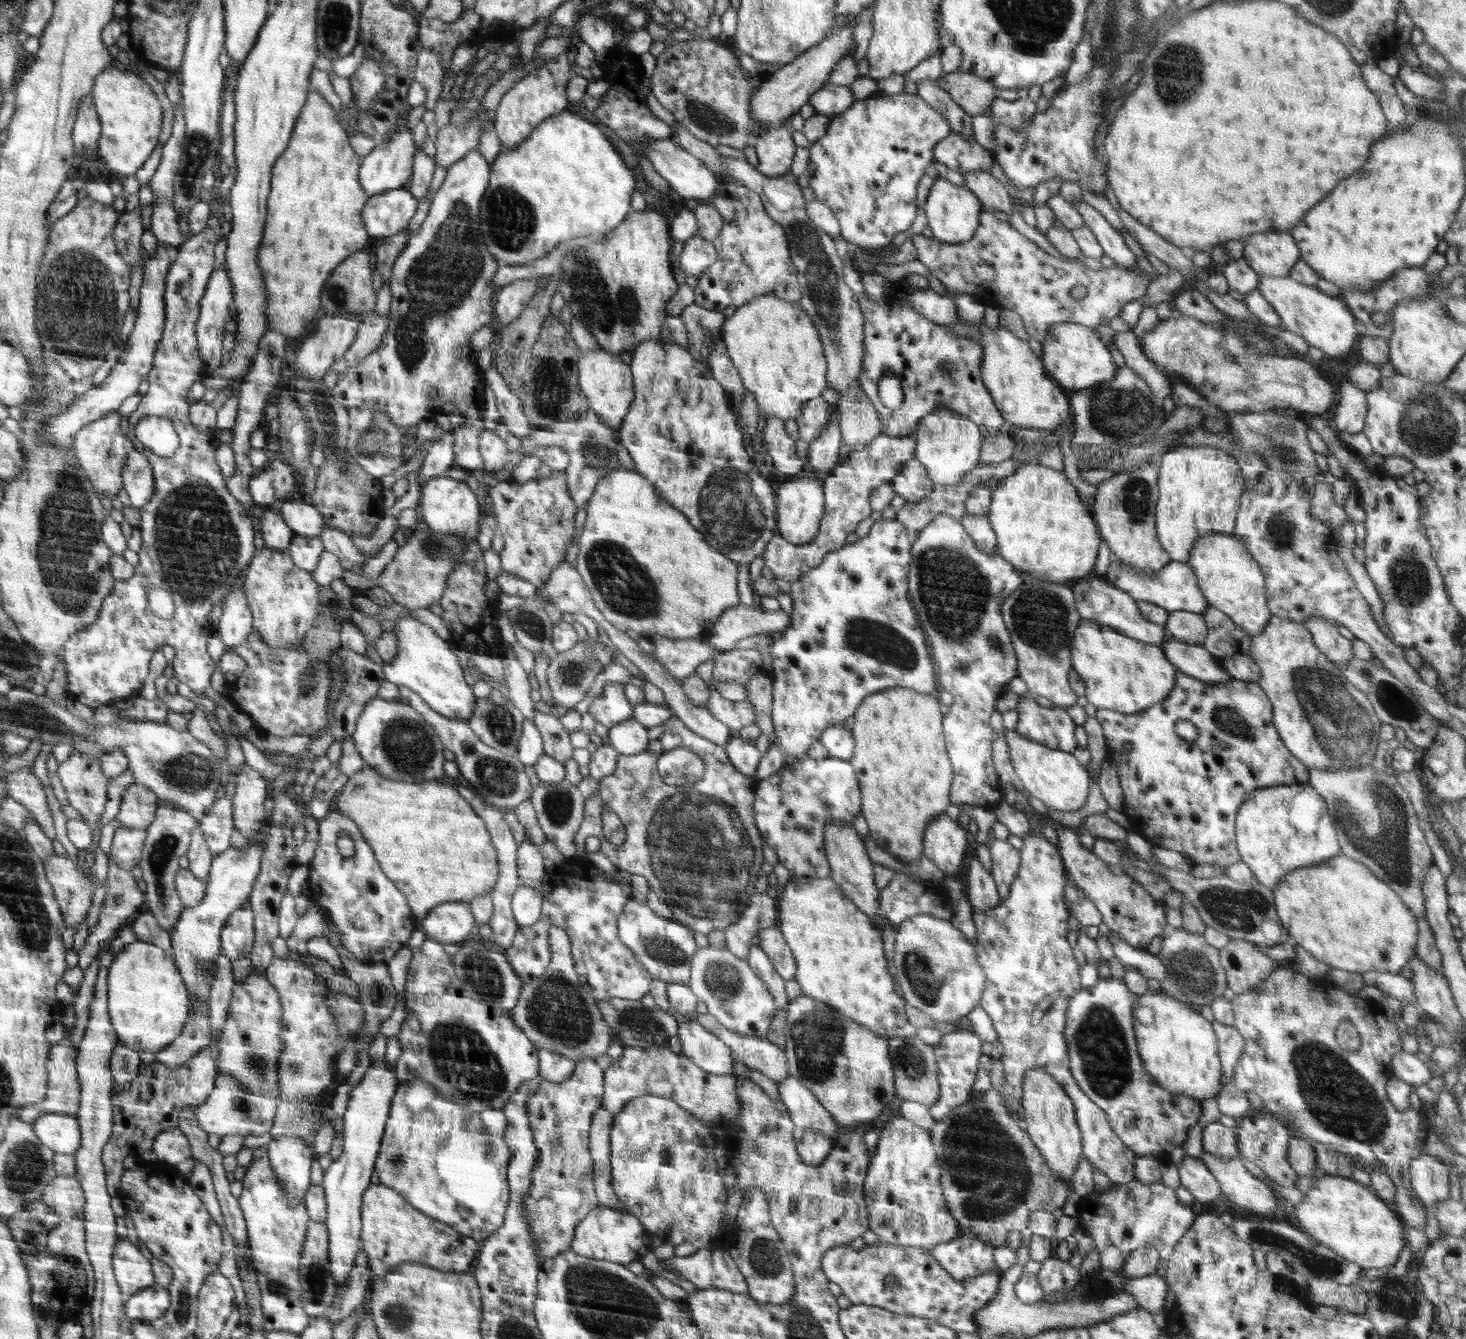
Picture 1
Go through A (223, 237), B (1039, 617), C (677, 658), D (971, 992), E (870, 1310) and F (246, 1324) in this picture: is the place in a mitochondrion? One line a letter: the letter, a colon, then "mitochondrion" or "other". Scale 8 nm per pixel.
A: other
B: mitochondrion
C: other
D: other
E: other
F: other

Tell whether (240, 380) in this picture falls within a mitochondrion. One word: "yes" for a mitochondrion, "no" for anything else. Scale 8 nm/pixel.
no

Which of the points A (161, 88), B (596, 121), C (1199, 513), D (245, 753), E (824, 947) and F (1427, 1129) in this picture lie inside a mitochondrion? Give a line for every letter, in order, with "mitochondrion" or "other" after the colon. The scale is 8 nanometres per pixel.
A: other
B: other
C: other
D: other
E: other
F: other

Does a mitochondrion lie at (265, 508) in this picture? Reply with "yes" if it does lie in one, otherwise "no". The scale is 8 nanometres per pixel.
no

